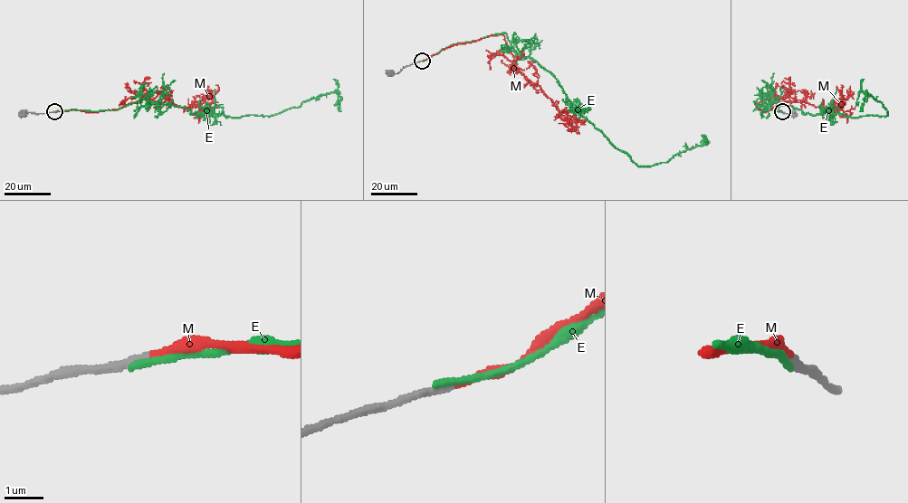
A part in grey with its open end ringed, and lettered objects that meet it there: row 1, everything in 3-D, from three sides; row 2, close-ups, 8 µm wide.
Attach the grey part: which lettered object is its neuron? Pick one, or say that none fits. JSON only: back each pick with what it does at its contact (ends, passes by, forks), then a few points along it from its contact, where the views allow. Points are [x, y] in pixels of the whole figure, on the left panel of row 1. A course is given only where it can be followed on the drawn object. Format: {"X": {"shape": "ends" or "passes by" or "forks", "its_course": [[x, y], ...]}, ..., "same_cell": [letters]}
{"M": {"shape": "ends", "its_course": [[54, 111], [119, 109], [144, 97], [184, 108], [195, 101], [204, 107], [218, 90], [215, 85]]}, "same_cell": ["M"]}

